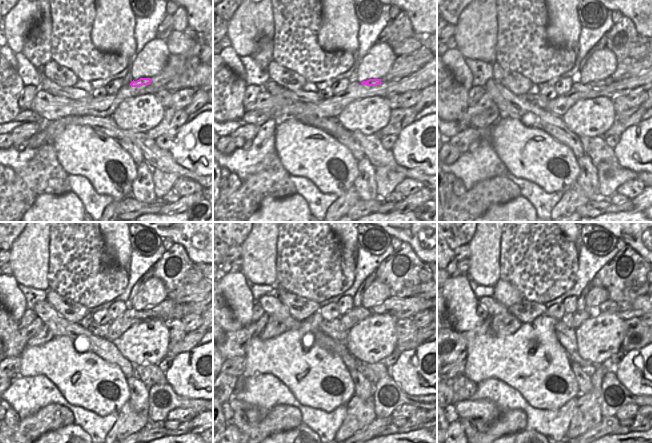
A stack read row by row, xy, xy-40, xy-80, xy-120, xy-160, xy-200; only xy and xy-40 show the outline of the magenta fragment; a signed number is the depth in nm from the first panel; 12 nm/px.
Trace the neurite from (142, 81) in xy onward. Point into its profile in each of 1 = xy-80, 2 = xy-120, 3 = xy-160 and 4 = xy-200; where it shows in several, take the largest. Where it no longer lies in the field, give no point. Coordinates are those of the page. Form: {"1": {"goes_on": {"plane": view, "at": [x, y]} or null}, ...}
{"1": {"goes_on": {"plane": "xy-80", "at": [609, 80]}}, "2": {"goes_on": {"plane": "xy-120", "at": [173, 310]}}, "3": {"goes_on": {"plane": "xy-160", "at": [400, 308]}}, "4": {"goes_on": {"plane": "xy-200", "at": [636, 308]}}}

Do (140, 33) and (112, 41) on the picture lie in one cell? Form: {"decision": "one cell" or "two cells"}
{"decision": "two cells"}

